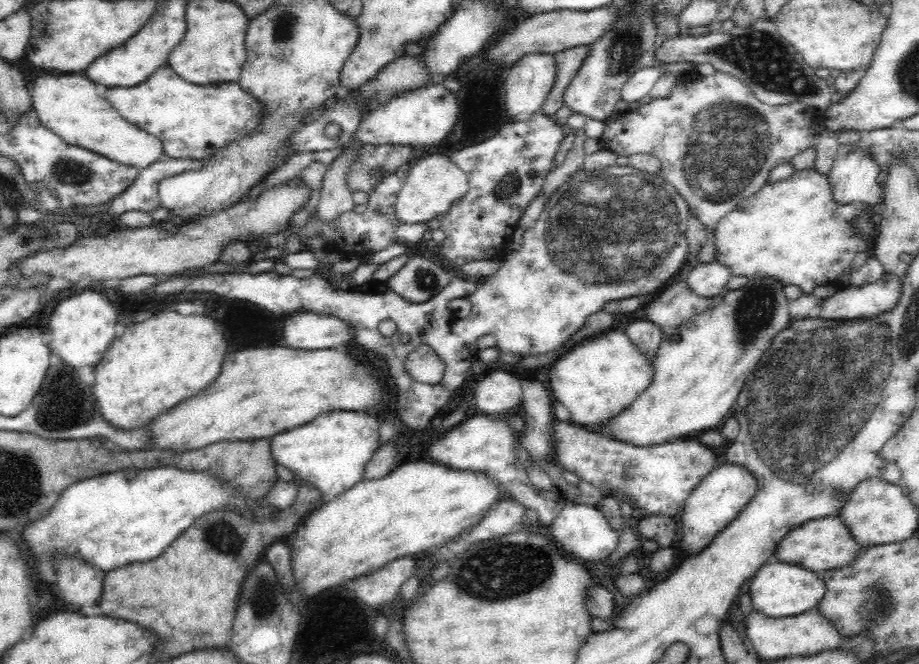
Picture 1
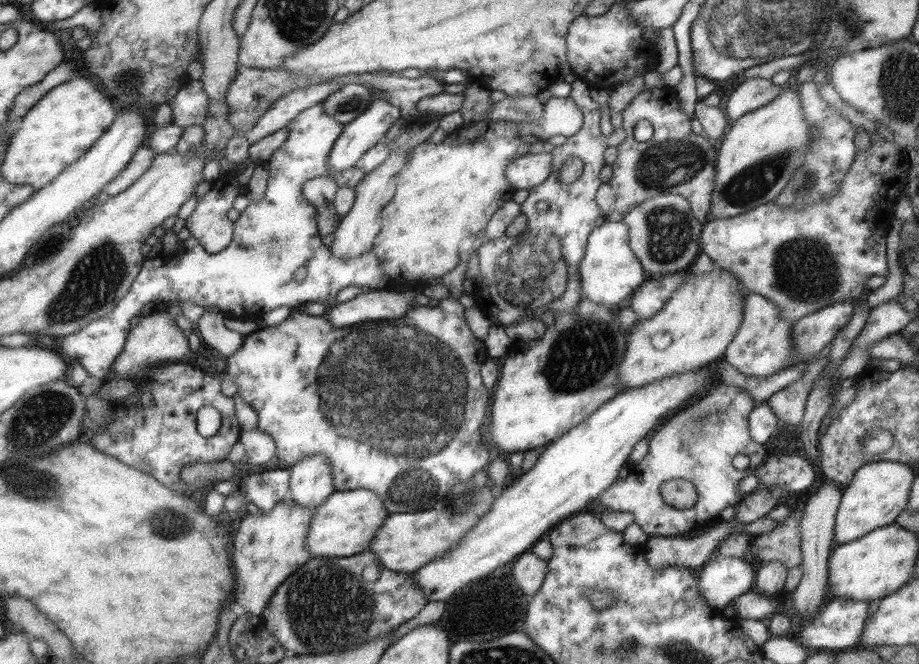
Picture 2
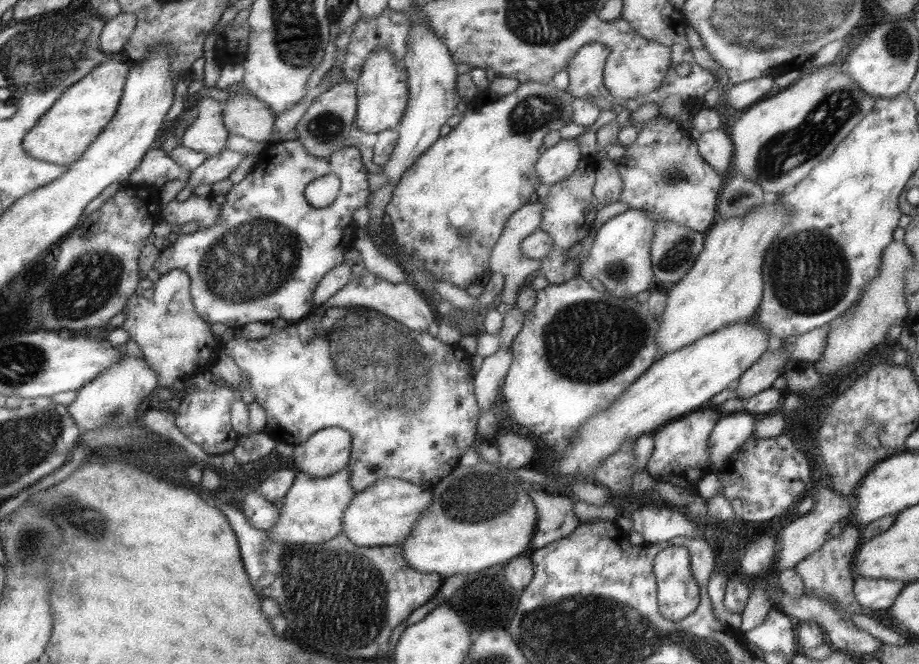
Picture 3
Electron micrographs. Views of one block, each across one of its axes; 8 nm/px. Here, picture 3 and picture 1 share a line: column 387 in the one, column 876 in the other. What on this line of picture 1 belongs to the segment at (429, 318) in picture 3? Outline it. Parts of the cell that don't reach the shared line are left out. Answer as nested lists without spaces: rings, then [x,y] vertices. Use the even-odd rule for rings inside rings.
[[[885,273],[880,280],[864,284],[864,286],[838,287],[835,295],[821,300],[820,312],[818,317],[823,319],[864,319],[874,318],[890,312],[902,294],[902,279],[890,273]]]

